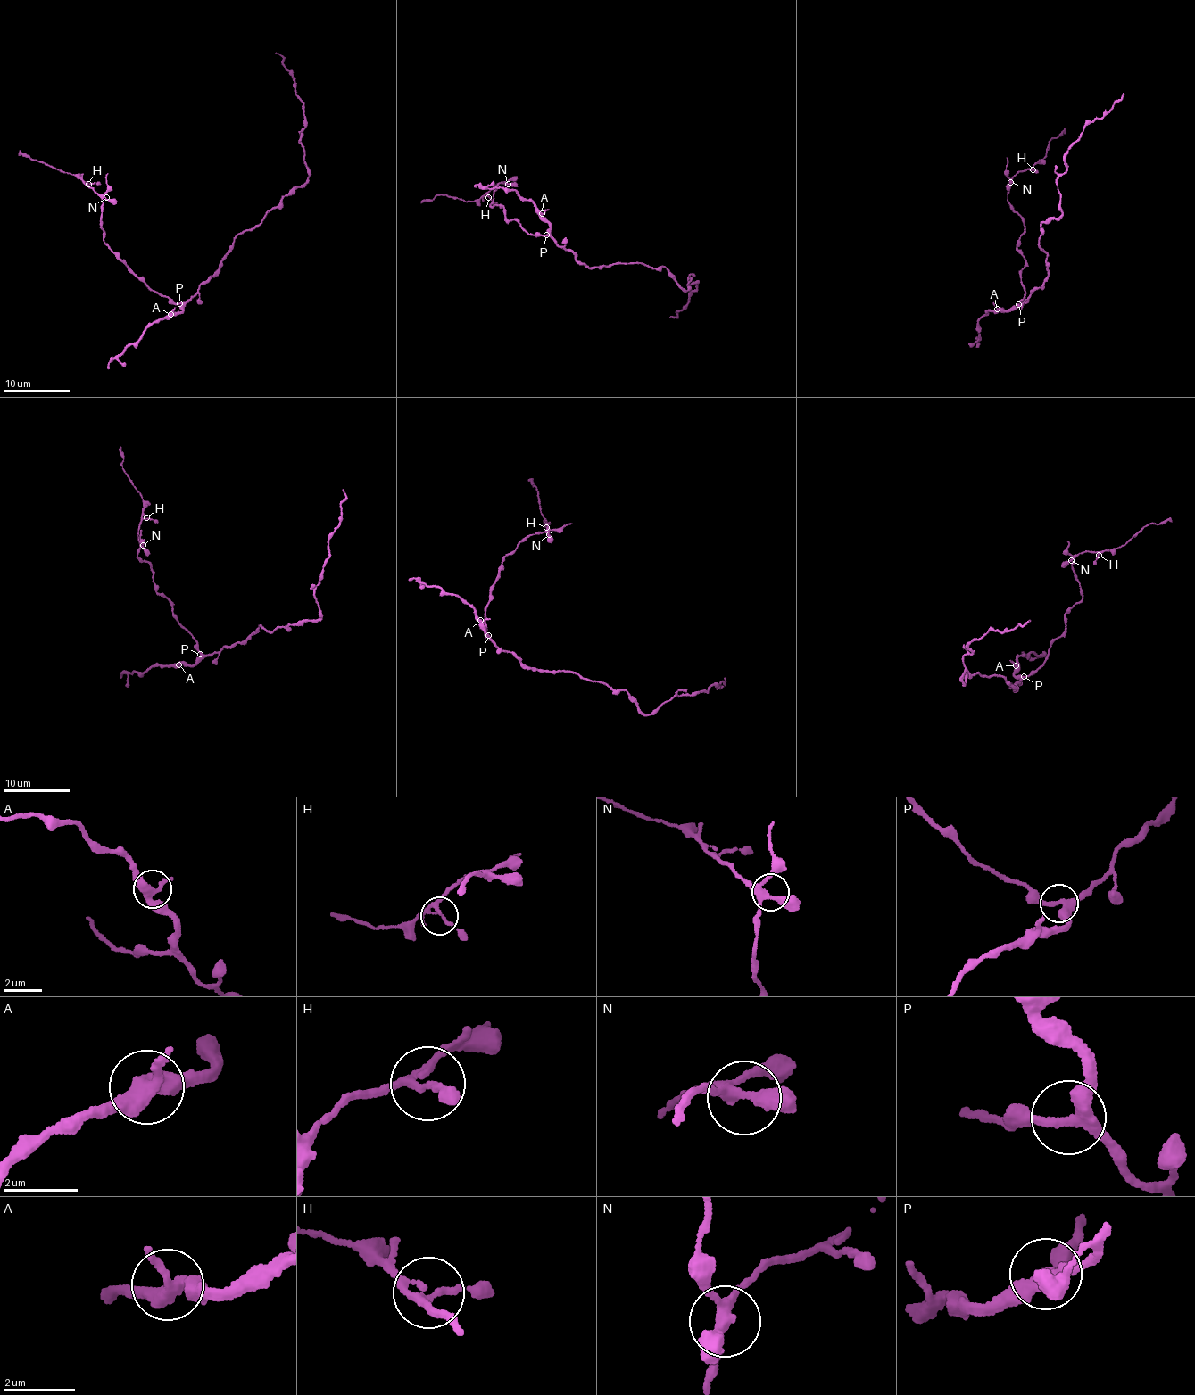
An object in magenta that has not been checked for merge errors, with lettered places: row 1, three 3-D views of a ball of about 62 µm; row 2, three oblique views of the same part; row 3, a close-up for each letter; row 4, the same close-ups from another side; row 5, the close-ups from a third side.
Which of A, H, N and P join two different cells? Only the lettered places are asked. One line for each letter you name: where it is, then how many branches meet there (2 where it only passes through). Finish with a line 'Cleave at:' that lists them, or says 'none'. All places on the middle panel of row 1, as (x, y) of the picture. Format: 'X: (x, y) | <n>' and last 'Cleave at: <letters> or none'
Cleave at: none

